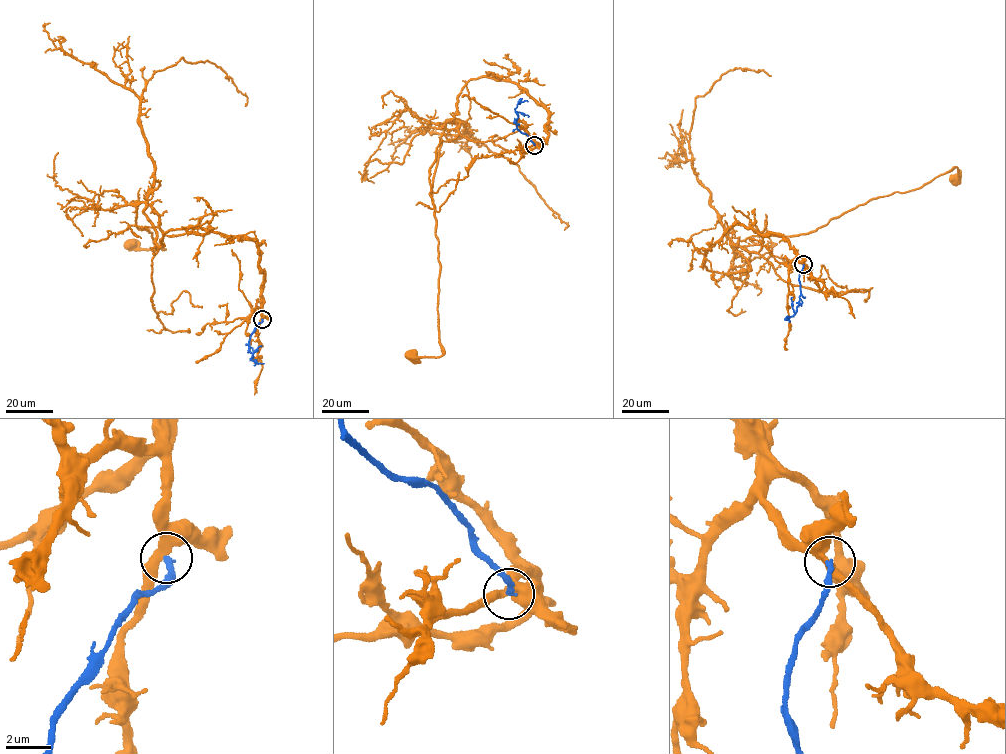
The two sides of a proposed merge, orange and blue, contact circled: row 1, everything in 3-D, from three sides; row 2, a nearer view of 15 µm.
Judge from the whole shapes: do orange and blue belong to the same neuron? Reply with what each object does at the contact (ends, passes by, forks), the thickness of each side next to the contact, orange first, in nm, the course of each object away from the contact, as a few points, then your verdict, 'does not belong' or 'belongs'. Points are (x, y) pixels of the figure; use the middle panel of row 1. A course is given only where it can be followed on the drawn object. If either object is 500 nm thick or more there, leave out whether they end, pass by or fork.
orange passes by | blue ends | 420/240 nm | orange via (533, 145), (547, 138), (548, 110), (515, 83), (471, 79), (444, 126), (432, 189), (442, 354), (412, 356) | blue via (534, 145), (515, 122), (518, 104), (528, 101) | does not belong

